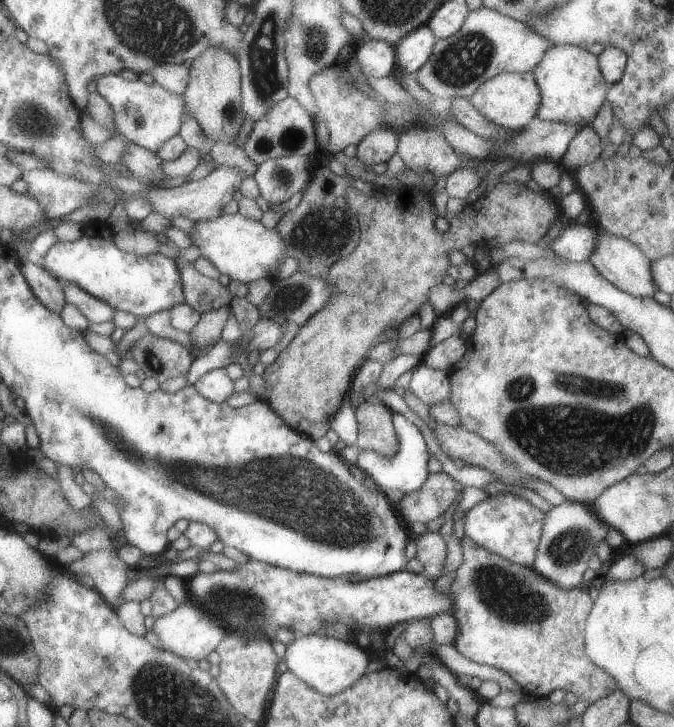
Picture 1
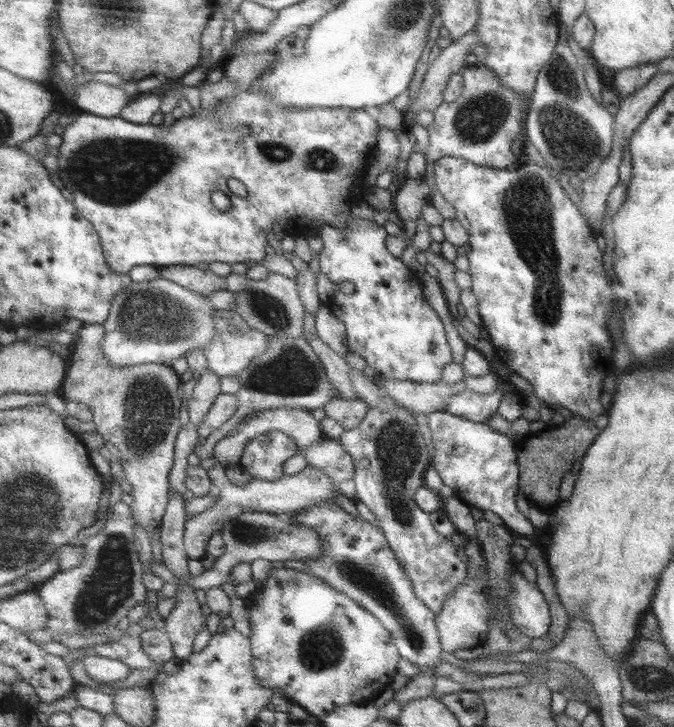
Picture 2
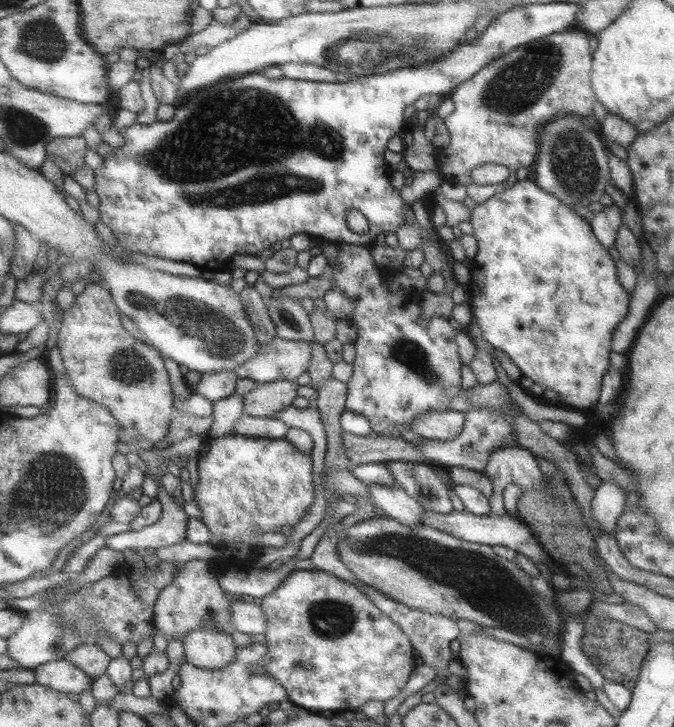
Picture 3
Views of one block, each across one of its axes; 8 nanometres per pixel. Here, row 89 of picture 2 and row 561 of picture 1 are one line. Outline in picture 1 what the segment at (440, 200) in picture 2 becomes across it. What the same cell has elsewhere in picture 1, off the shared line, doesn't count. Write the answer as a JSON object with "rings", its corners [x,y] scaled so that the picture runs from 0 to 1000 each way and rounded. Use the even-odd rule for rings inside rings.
{"rings":[[[694,737],[682,743],[682,751],[687,772],[675,784],[666,818],[672,831],[671,843],[680,857],[680,878],[674,889],[685,902],[757,927],[788,963],[812,963],[818,952],[831,946],[849,952],[859,964],[881,968],[915,948],[914,935],[899,922],[884,916],[868,895],[869,850],[881,834],[869,805],[831,809],[791,781],[763,776],[733,759],[724,759]]]}

